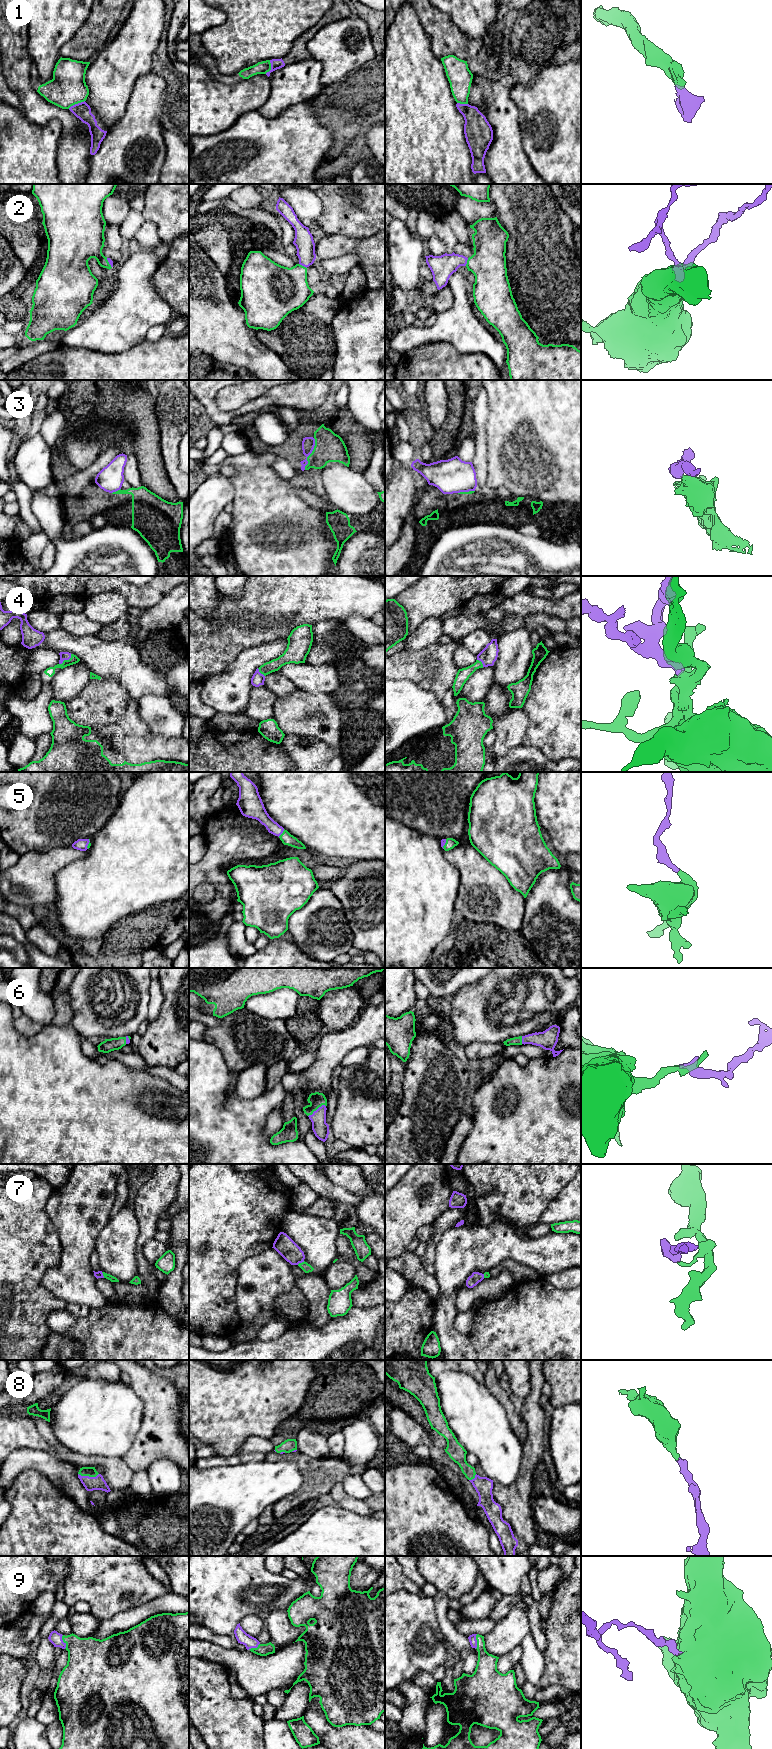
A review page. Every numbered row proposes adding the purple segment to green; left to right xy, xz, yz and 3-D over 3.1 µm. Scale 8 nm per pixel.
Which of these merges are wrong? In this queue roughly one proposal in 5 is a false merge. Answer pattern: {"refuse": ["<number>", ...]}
{"refuse": ["1", "3", "7"]}

